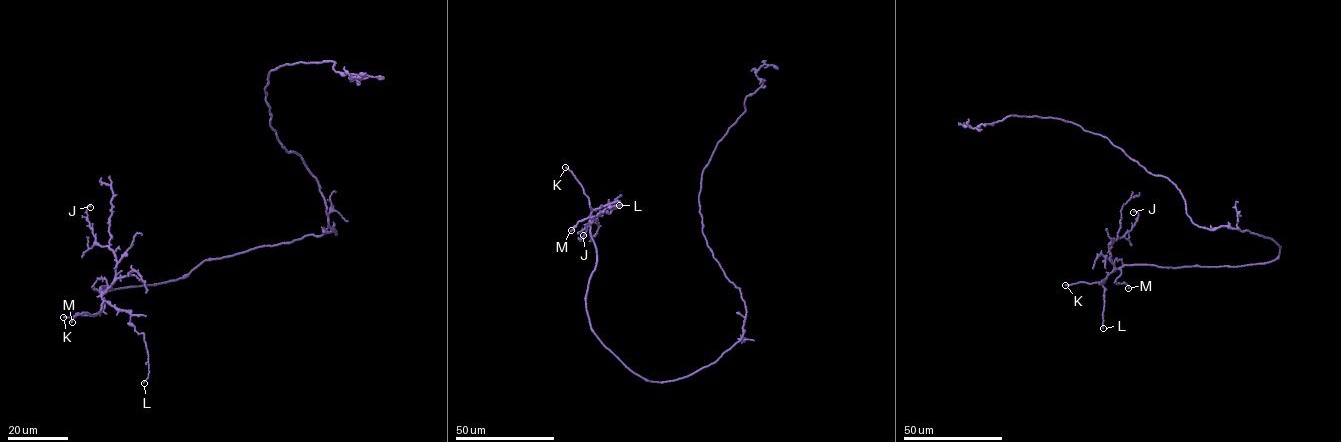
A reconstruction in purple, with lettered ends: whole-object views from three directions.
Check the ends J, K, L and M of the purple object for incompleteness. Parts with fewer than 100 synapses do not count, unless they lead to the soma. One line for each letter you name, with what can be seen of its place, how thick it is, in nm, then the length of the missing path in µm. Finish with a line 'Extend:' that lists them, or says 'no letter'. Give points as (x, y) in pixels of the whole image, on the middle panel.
K: Place: (565, 167). Thickness 240 nm. Missing length about 45 µm
Extend: K

